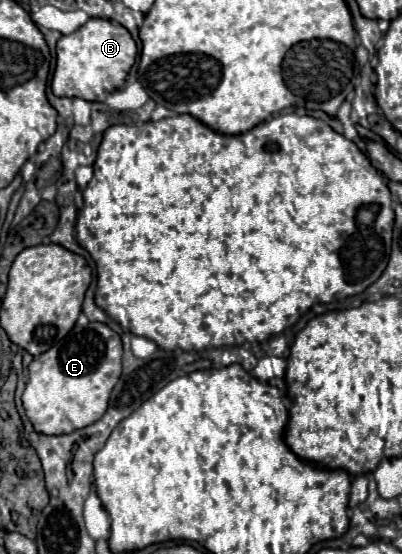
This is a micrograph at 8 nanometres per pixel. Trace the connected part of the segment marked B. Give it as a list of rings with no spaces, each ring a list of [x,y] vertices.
[[[90,17],[74,33],[62,35],[56,43],[56,69],[52,75],[52,93],[56,97],[80,97],[86,101],[104,101],[108,93],[120,89],[130,67],[136,61],[136,41],[126,27],[108,19]]]

